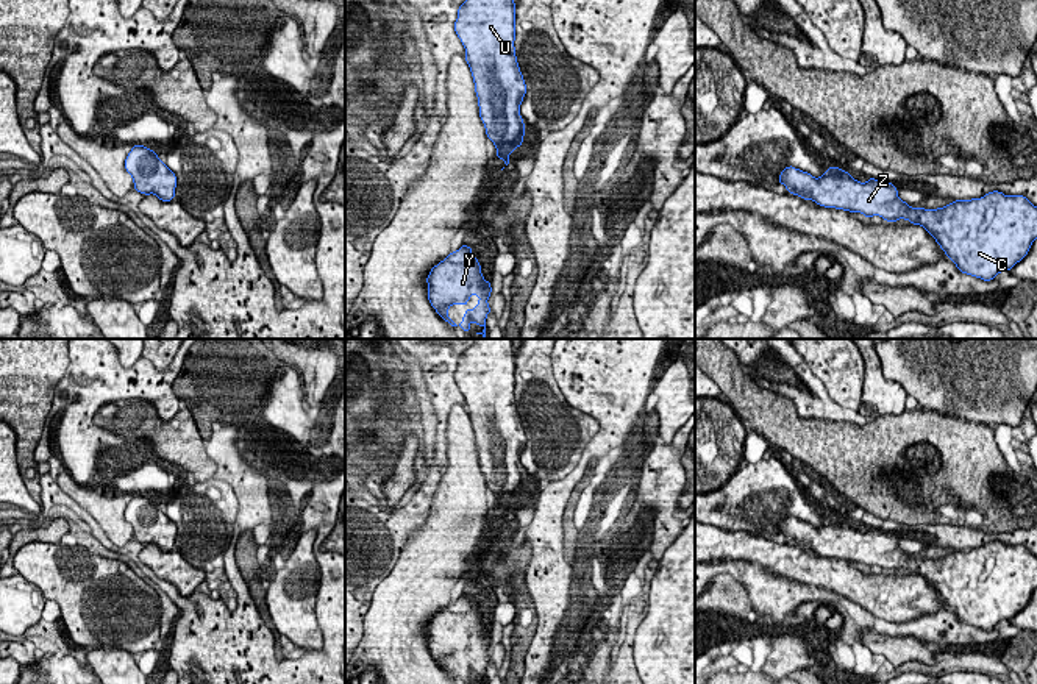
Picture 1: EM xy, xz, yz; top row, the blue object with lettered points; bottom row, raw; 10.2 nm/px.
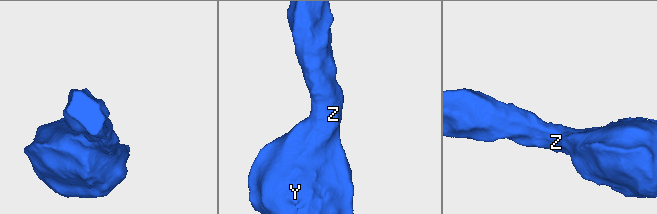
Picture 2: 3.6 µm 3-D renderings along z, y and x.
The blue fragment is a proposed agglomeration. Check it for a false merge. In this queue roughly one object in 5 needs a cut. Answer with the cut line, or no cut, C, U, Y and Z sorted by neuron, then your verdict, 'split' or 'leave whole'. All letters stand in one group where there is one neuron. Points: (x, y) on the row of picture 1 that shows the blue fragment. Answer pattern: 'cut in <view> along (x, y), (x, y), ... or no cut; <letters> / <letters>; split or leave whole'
no cut; C U Y Z; leave whole

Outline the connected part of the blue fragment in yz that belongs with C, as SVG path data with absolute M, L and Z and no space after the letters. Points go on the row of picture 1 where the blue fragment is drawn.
M789 166L779 173L779 184L818 206L861 212L867 219L879 216L886 222L904 219L920 225L959 272L984 281L1009 272L1037 239L1037 206L1023 195L993 191L937 209L910 208L898 197L893 183L868 178L862 184L839 167L828 167L815 178Z

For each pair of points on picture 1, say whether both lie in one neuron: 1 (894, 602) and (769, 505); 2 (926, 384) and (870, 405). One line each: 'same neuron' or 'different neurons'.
1: different neurons
2: different neurons

